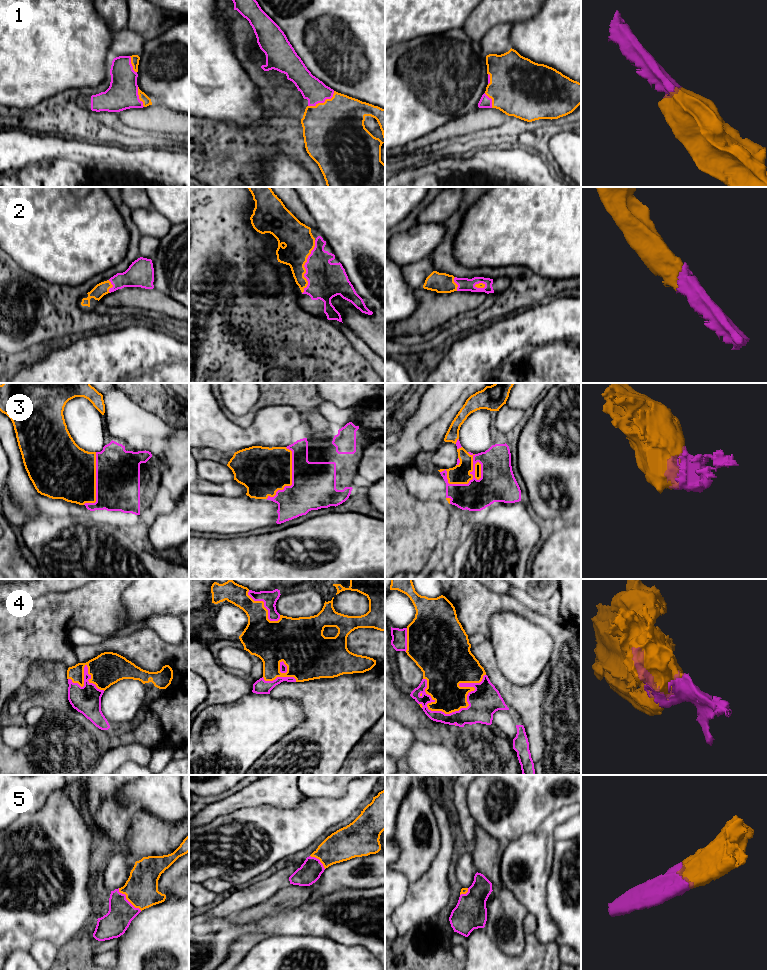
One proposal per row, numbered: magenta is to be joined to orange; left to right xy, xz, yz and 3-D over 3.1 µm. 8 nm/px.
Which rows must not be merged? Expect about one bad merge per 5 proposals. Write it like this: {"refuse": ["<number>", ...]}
{"refuse": []}

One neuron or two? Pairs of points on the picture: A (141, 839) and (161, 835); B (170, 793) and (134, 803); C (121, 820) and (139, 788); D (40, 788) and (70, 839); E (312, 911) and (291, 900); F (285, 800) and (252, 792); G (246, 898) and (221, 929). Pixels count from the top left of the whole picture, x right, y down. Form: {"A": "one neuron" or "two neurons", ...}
{"A": "one neuron", "B": "one neuron", "C": "two neurons", "D": "two neurons", "E": "two neurons", "F": "one neuron", "G": "two neurons"}

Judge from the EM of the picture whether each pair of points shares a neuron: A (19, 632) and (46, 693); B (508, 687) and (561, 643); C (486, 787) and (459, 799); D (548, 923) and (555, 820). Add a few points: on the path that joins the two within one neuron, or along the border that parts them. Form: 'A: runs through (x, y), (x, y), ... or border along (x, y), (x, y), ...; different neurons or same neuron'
A: border along (33, 676), (30, 676), (20, 689); different neurons
B: runs through (526, 691), (533, 691), (558, 661); same neuron
C: border along (468, 785), (467, 807), (473, 819); different neurons
D: runs through (537, 897), (538, 846); same neuron

